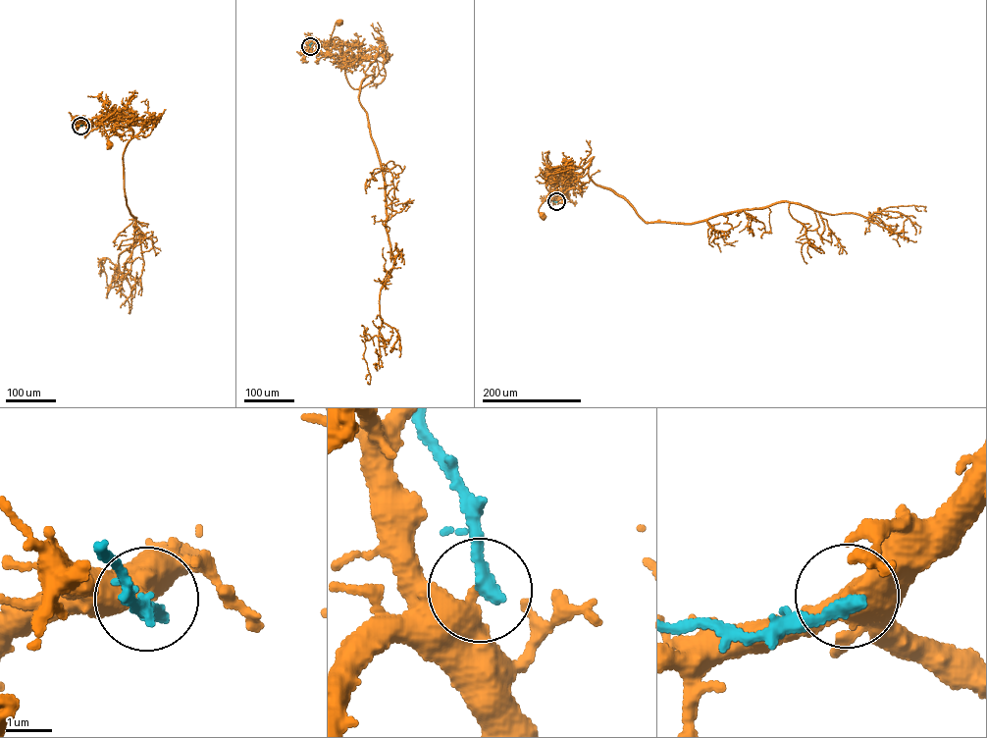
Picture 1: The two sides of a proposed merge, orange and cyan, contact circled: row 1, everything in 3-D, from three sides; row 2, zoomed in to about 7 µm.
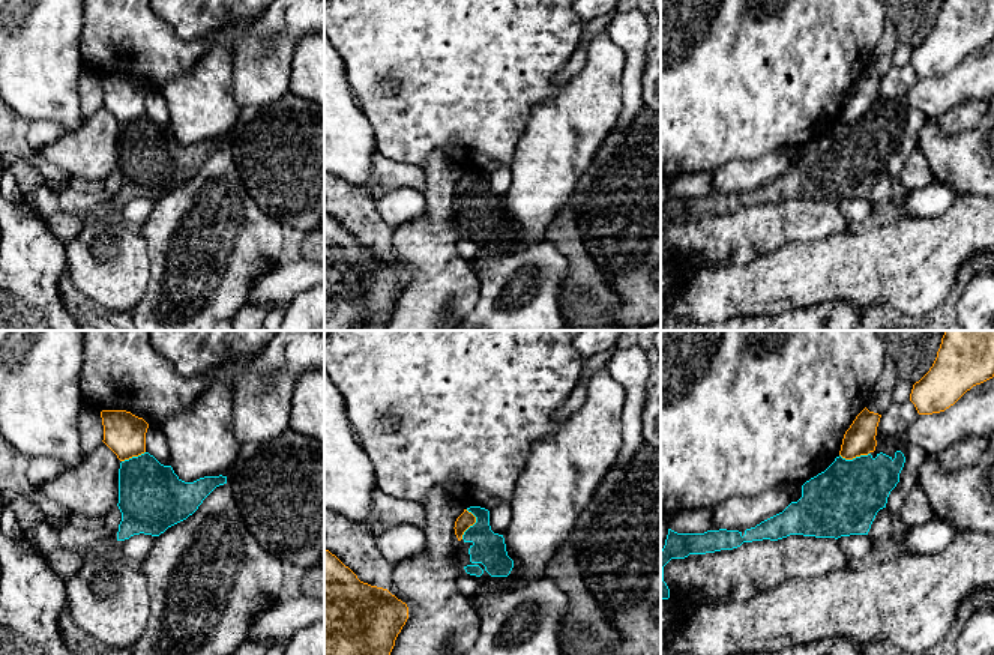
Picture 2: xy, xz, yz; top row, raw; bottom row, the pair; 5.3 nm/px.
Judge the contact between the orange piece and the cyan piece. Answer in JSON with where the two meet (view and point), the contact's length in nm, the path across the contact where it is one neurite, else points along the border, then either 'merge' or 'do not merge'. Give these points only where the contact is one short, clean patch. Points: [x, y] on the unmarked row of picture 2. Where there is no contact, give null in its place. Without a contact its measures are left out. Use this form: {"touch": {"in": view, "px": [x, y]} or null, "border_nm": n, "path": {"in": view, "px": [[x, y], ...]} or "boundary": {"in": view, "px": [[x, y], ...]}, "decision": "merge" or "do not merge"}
{"touch": {"in": "xz", "px": [472, 188]}, "border_nm": 160, "boundary": {"in": "xz", "px": [[467, 173], [475, 181], [475, 185], [461, 202]]}, "decision": "do not merge"}

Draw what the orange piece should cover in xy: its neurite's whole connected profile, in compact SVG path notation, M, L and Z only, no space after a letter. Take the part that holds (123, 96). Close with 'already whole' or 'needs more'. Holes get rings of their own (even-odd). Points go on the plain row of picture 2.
M102 74L104 107L120 125L146 116L149 87L126 74Z; already whole

